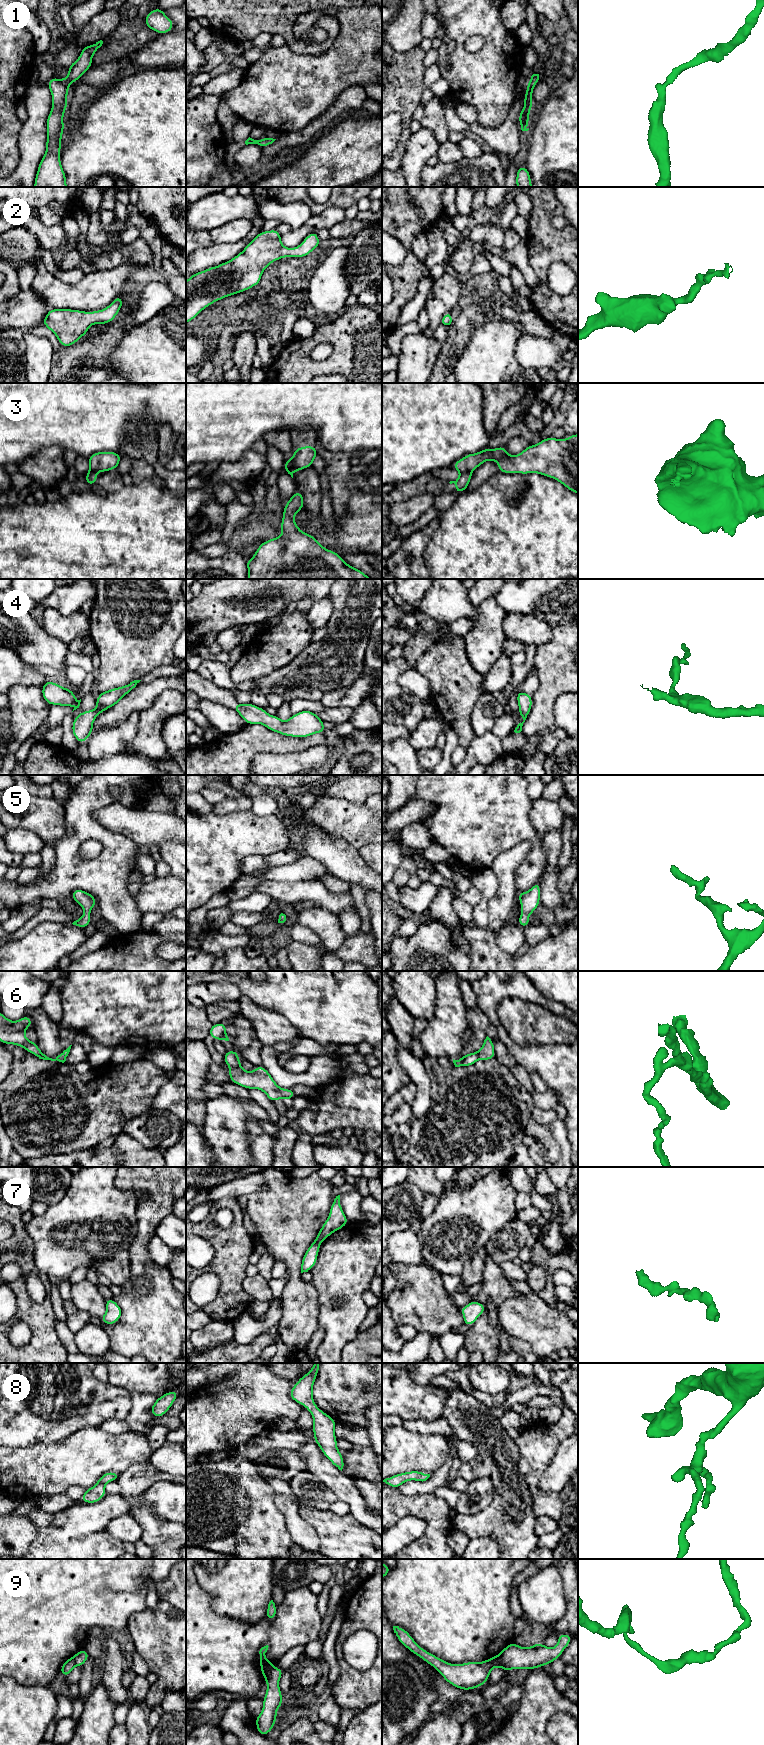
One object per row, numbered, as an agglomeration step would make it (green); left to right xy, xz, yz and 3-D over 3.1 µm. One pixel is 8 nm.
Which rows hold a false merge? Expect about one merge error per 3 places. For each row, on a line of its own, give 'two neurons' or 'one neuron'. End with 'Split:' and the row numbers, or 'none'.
1: one neuron
2: one neuron
3: two neurons
4: one neuron
5: one neuron
6: one neuron
7: one neuron
8: one neuron
9: two neurons
Split: 3, 9

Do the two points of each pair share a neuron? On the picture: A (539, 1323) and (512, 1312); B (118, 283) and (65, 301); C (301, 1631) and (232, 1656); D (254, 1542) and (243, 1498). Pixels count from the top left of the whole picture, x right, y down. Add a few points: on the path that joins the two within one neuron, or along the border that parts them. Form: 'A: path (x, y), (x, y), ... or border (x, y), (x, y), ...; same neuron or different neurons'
A: path (532, 1319), (527, 1316), (519, 1316); same neuron
B: path (105, 285), (88, 295), (78, 296); same neuron
C: path (284, 1632), (262, 1633), (249, 1639); same neuron
D: path (252, 1531), (243, 1521), (243, 1509); same neuron

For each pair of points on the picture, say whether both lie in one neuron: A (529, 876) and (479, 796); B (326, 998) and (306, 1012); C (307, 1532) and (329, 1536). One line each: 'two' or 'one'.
A: one
B: one
C: two

